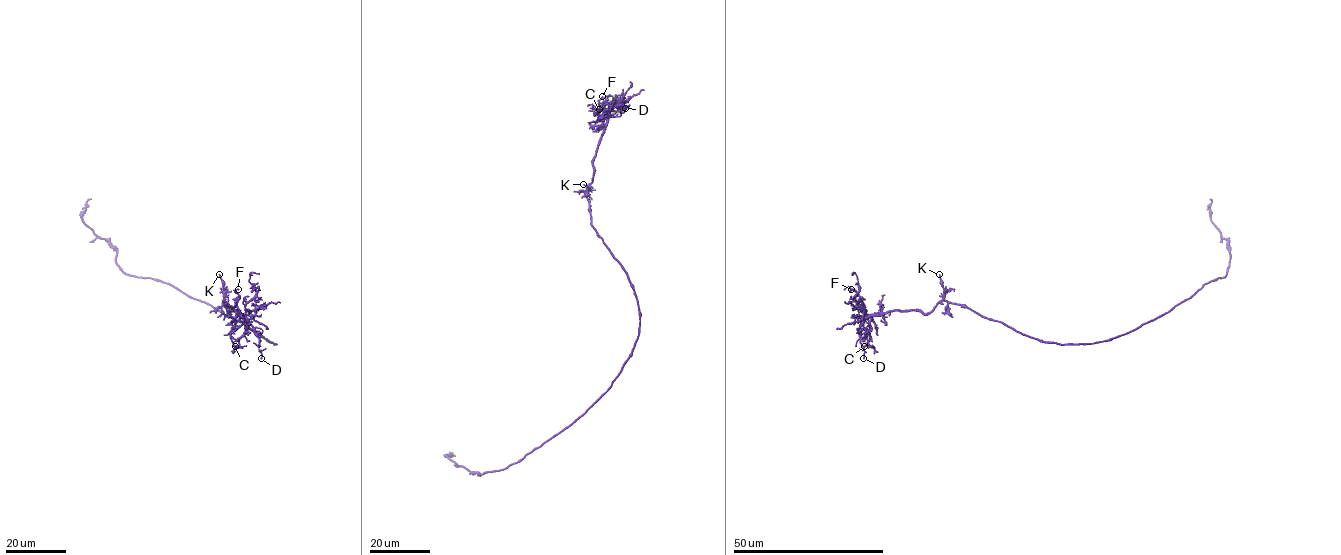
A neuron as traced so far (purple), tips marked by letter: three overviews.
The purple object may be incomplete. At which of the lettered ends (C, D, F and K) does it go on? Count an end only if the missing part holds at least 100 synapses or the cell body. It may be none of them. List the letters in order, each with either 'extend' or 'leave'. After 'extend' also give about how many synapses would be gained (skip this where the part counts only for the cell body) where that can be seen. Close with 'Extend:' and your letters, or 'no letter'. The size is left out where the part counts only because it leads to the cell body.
C: leave
D: leave
F: leave
K: leave
Extend: no letter

